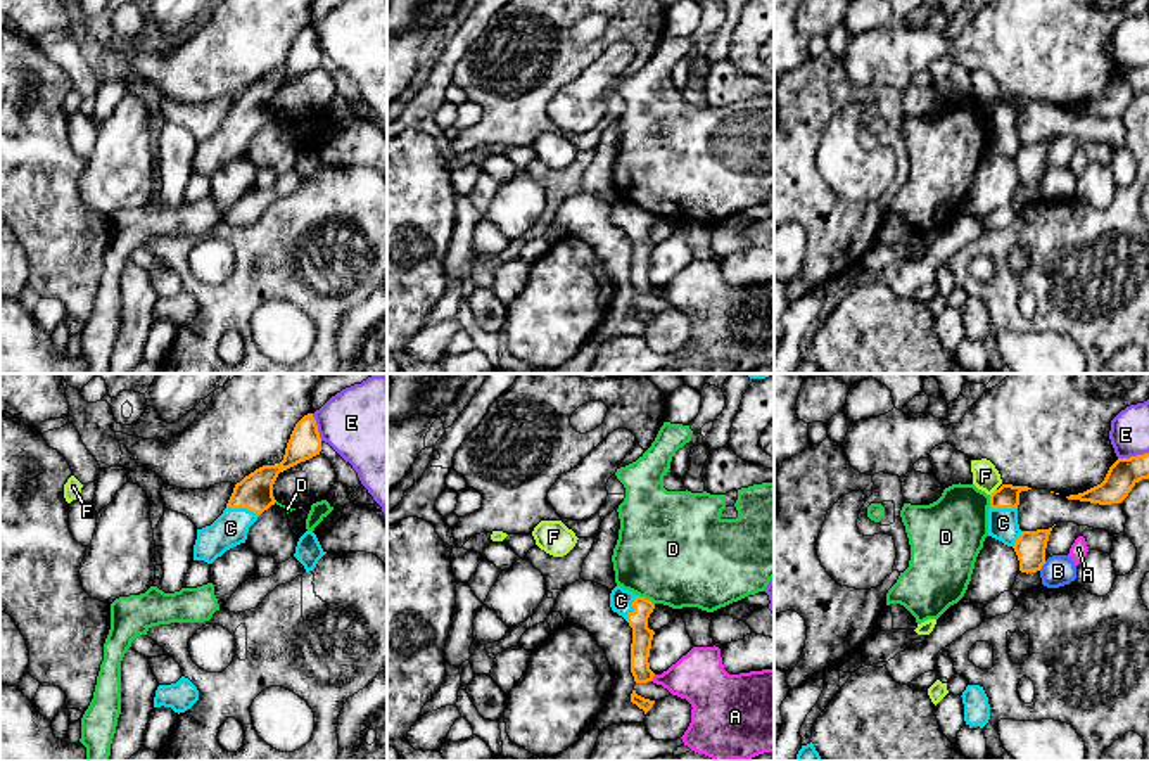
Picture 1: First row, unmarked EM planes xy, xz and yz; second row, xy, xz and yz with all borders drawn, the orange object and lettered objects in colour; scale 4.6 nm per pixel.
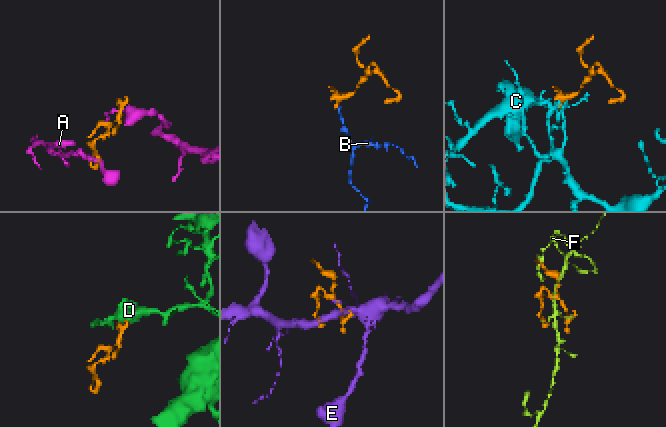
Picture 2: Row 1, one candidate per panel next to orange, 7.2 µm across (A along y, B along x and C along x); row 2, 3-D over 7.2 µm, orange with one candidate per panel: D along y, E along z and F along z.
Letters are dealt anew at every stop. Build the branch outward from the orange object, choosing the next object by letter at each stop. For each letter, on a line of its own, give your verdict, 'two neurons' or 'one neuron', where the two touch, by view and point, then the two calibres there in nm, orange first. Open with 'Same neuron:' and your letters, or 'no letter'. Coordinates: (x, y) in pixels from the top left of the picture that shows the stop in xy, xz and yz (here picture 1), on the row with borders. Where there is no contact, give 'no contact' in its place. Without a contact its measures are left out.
Same neuron: C
A: two neurons; contact xz (652, 678); calibres 100 and 240 nm
B: two neurons; contact yz (1042, 564); calibres 140 and 140 nm
C: one neuron; contact xy (244, 507); calibres 170 and 160 nm
D: two neurons; contact xz (647, 599); calibres 100 and 500 nm
E: two neurons; contact yz (1132, 457); calibres 140 and 180 nm
F: two neurons; contact yz (994, 492); calibres 110 and 120 nm

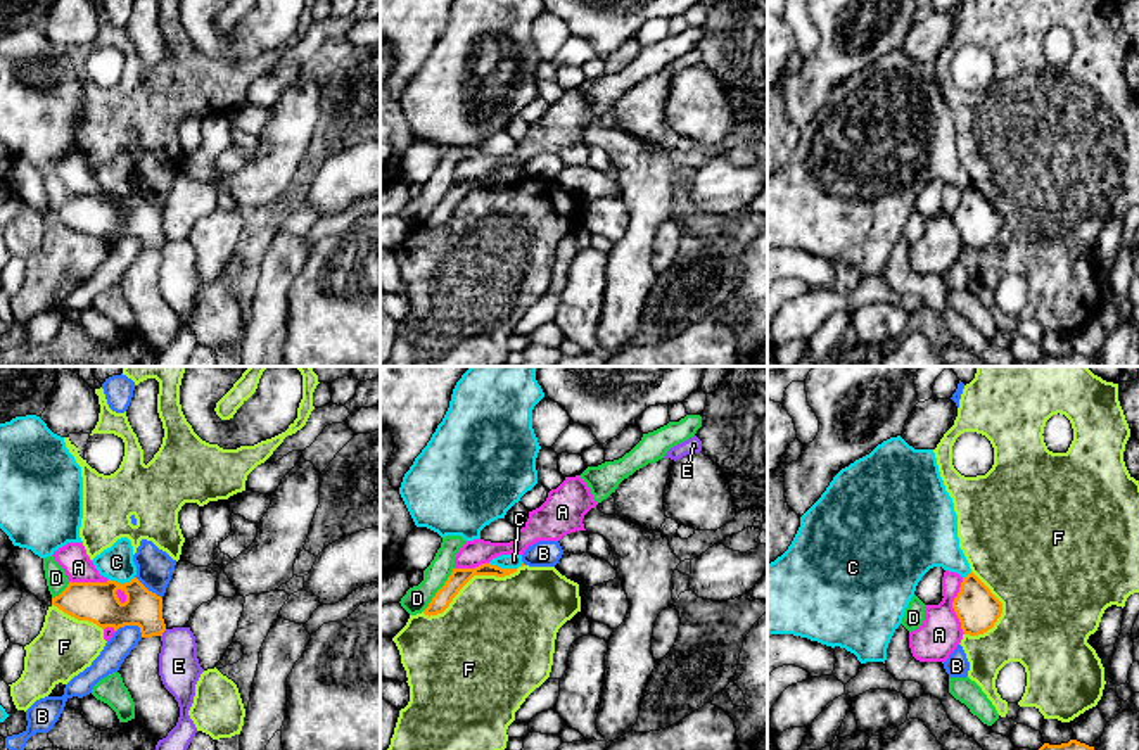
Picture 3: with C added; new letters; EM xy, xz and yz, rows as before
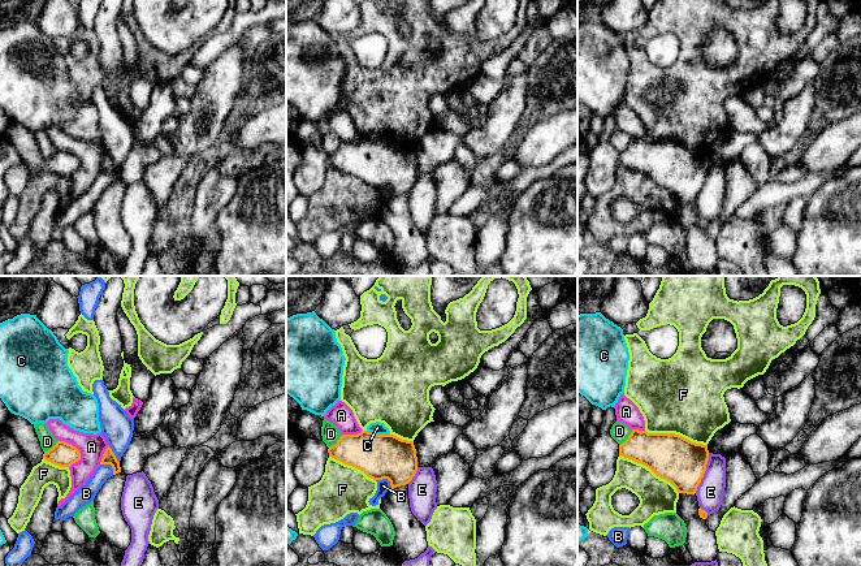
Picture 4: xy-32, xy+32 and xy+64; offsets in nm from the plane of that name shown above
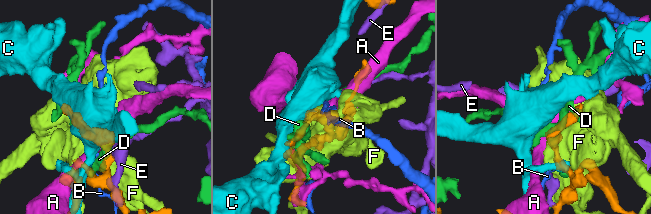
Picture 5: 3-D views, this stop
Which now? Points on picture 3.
Same neuron: no letter
A: two neurons; contact yz (953, 605); calibres 200 and 200 nm
B: two neurons; contact xy (132, 624); calibres 190 and 120 nm
C: two neurons; contact xz (503, 569); calibres 90 and 70 nm
D: two neurons; contact xz (439, 590); calibres 90 and 120 nm
E: two neurons; contact xy (163, 631); calibres 170 and 190 nm
F: two neurons; contact xz (467, 581); calibres 90 and 460 nm

